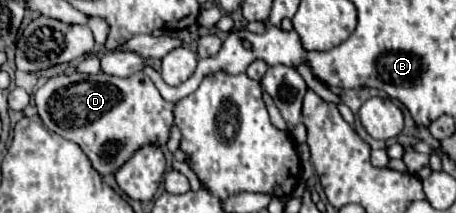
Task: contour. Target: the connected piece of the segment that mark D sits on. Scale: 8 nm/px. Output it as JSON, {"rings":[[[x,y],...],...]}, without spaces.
{"rings":[[[136,72],[130,78],[116,78],[108,74],[74,74],[74,76],[54,76],[50,78],[42,88],[38,88],[36,96],[36,106],[38,106],[38,116],[50,128],[52,132],[76,142],[90,158],[92,166],[102,174],[114,174],[140,146],[144,144],[154,144],[154,146],[164,146],[170,134],[170,128],[174,124],[174,104],[166,102],[160,92],[156,90],[154,82],[144,74]]]}

